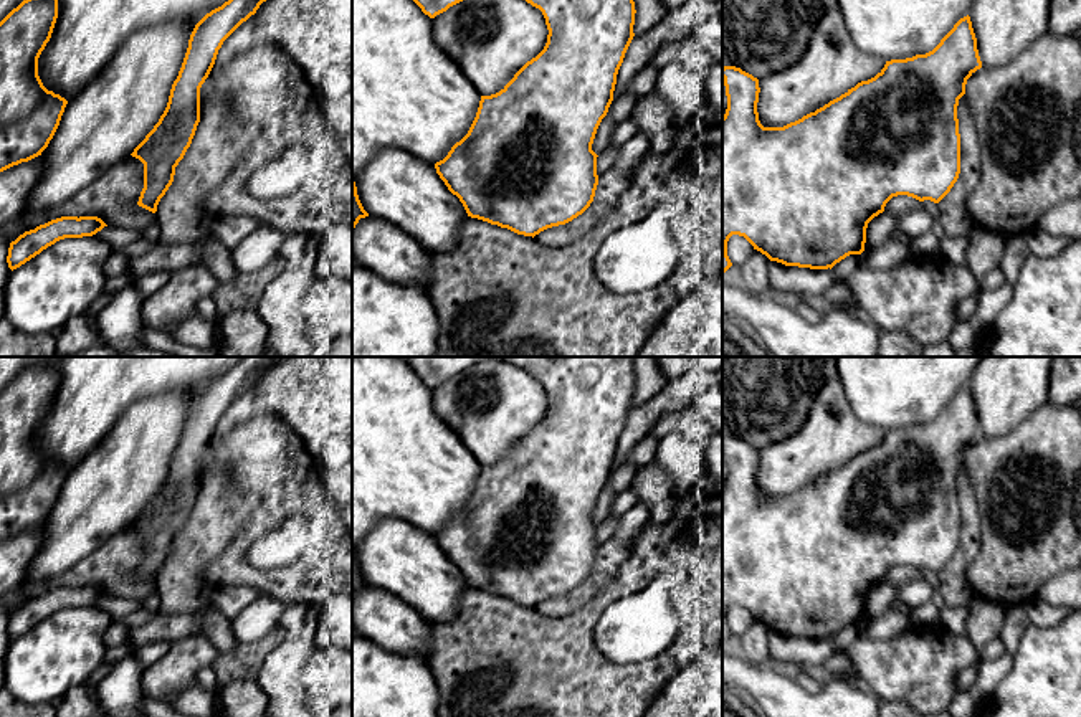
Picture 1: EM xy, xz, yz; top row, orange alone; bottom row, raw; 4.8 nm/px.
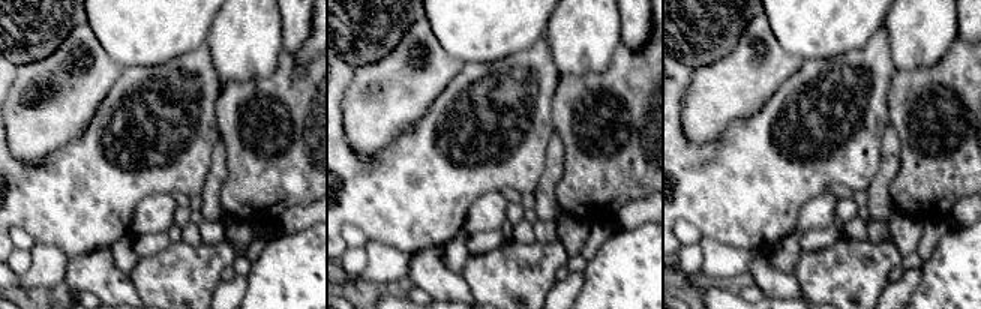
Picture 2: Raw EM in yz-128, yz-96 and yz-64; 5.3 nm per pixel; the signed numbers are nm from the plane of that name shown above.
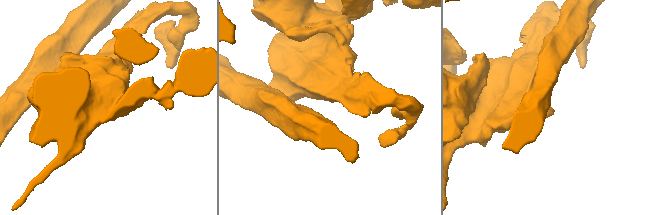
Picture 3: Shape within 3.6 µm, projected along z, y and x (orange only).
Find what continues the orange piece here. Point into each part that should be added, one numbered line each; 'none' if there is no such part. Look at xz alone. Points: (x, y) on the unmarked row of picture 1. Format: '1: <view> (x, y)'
none

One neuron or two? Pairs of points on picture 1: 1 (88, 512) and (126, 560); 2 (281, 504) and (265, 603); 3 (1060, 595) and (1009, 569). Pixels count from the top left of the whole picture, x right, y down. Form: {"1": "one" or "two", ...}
{"1": "two", "2": "two", "3": "two"}

